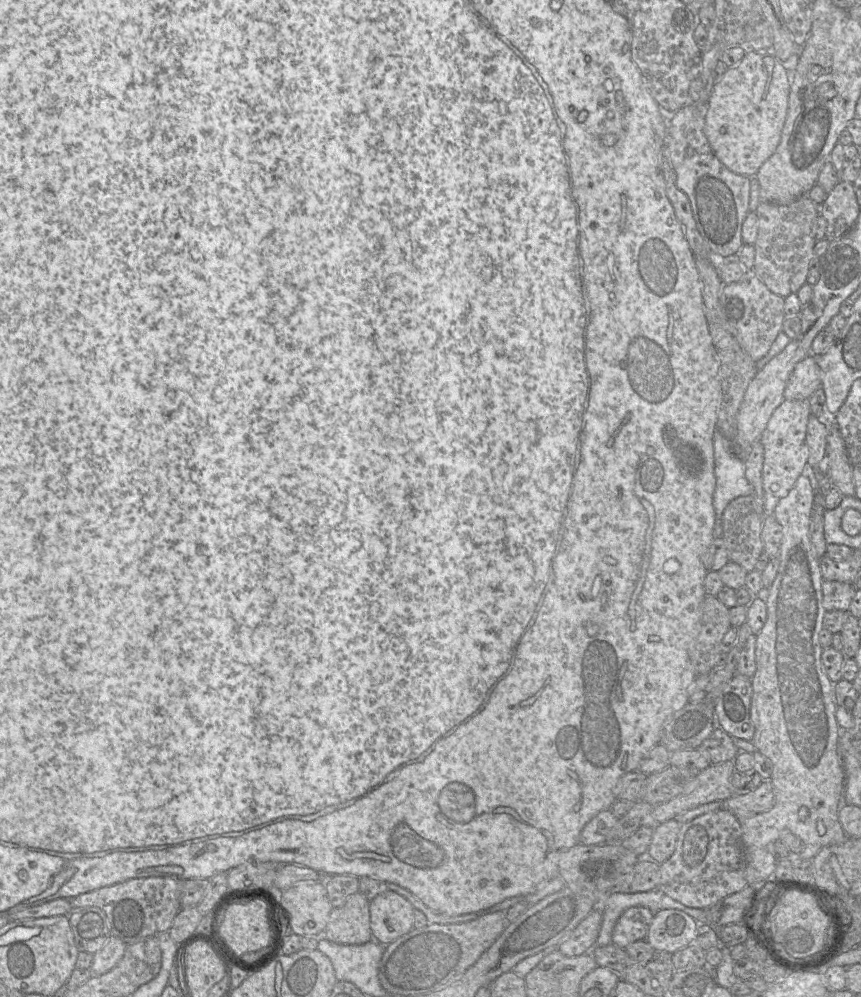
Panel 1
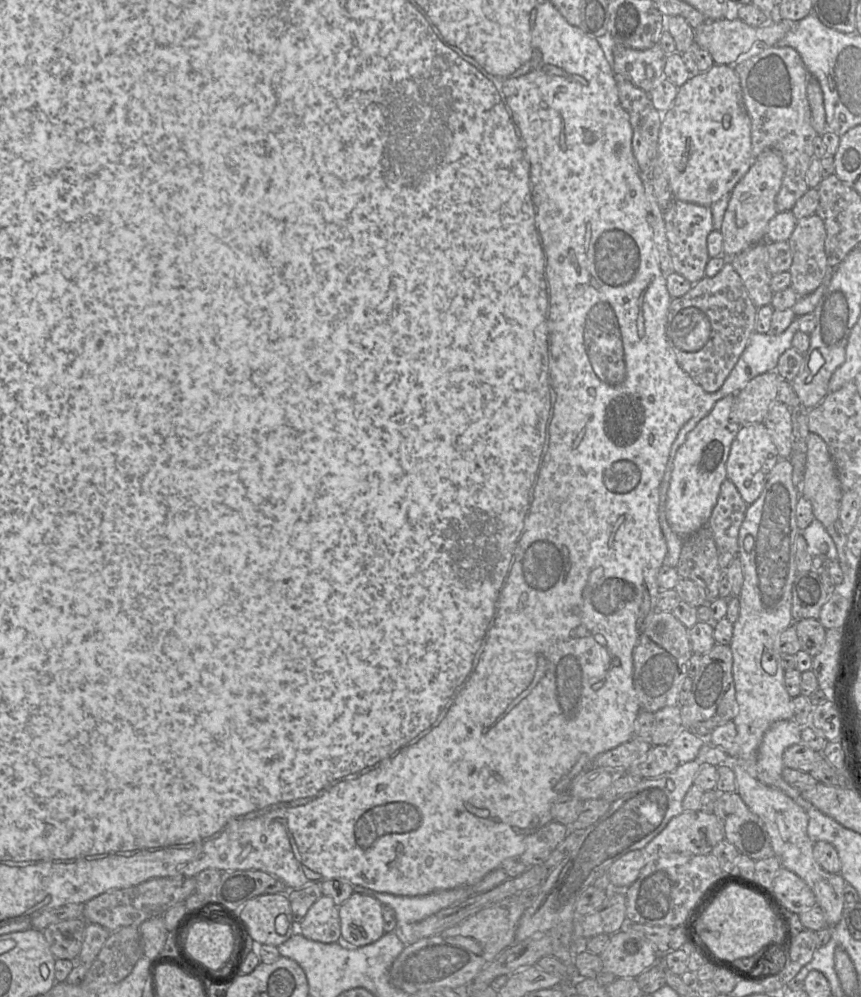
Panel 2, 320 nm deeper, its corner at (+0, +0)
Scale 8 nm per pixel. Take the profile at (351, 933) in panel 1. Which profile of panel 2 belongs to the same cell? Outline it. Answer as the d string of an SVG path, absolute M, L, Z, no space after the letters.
M321 896L298 923L298 933L321 943L335 943L341 938L339 906L329 896Z

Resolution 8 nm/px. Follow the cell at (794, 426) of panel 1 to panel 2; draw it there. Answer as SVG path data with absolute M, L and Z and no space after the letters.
M764 423L743 425L731 444L726 462L727 479L734 483L743 500L749 505L759 497L769 473L780 458Z

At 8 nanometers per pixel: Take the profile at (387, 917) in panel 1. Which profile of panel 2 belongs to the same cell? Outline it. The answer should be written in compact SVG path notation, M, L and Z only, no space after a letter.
M353 892L338 908L341 938L346 944L362 947L384 935L382 904L376 898Z

